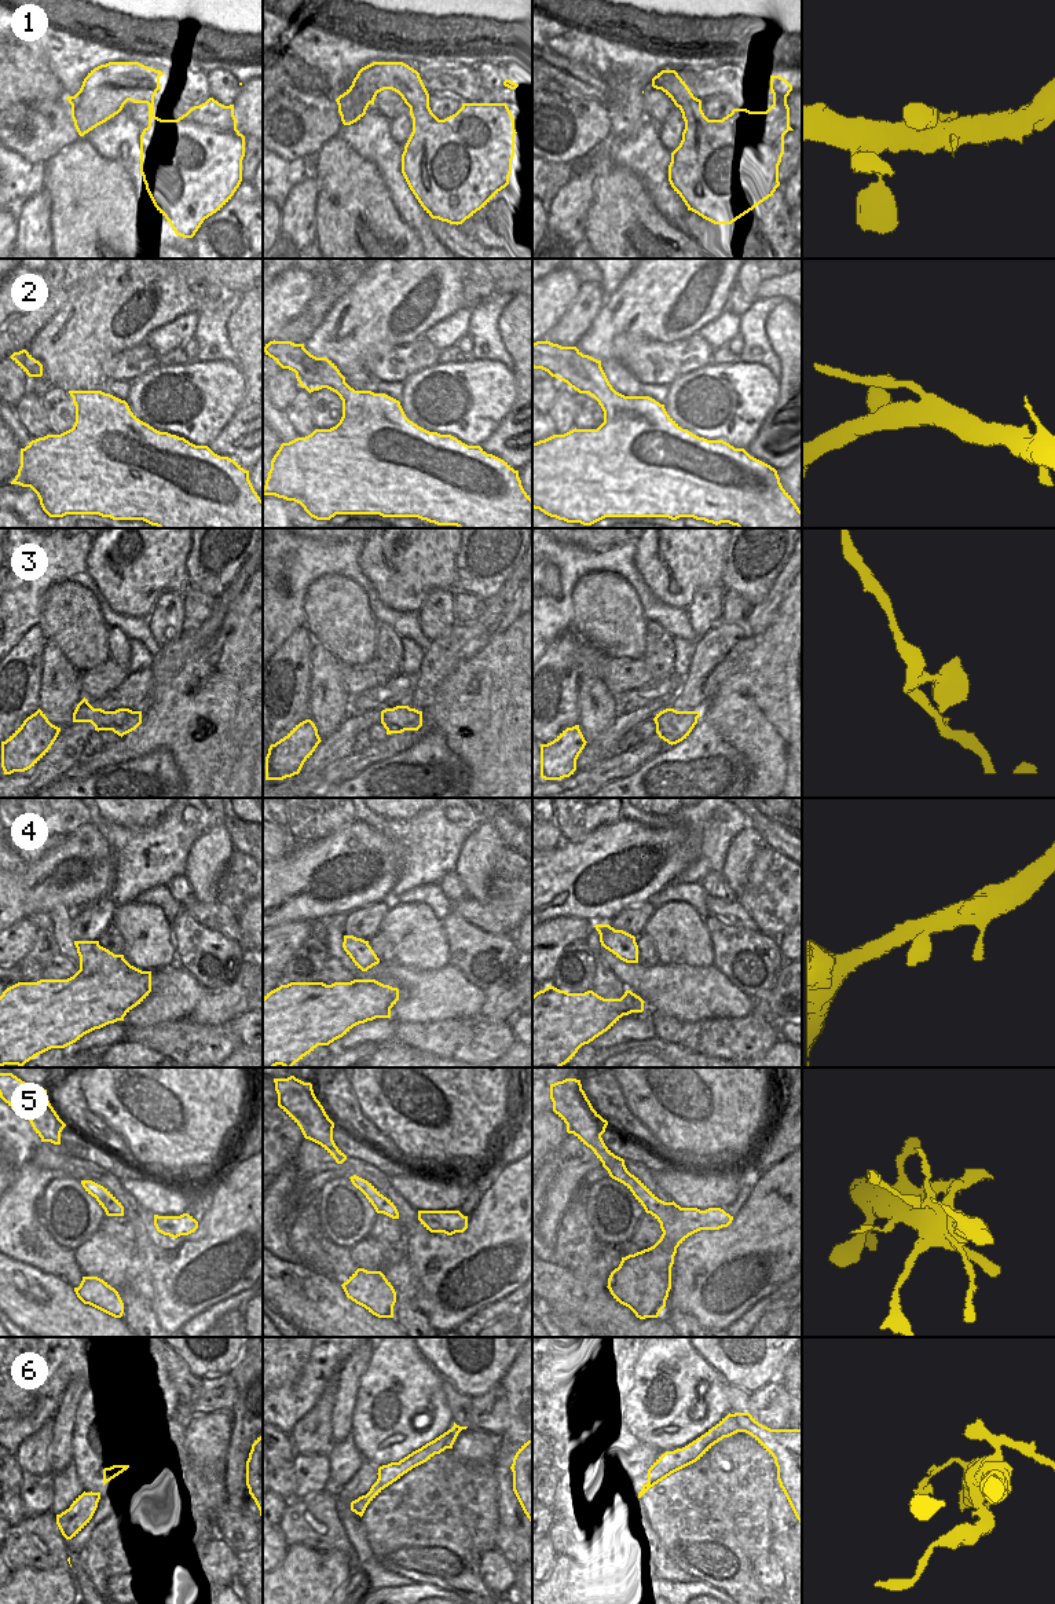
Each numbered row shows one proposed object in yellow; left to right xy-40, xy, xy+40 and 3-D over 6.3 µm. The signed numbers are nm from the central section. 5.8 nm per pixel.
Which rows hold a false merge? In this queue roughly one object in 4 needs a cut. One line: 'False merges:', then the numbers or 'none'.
False merges: 2

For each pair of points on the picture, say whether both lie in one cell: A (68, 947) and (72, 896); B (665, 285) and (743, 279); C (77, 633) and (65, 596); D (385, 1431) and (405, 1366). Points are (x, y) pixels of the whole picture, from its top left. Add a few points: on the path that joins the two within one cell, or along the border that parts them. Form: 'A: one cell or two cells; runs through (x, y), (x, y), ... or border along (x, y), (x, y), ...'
A: two cells; border along (74, 911), (63, 905), (55, 905), (39, 914)
B: two cells; border along (739, 273), (735, 282)
C: one cell; runs through (74, 623), (63, 605)
D: one cell; runs through (394, 1414), (399, 1409), (399, 1387), (402, 1383)

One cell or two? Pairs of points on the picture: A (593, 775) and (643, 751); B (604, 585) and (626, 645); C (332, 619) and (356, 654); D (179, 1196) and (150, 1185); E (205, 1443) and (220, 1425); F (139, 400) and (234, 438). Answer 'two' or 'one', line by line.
A: one
B: one
C: one
D: one
E: one
F: two

